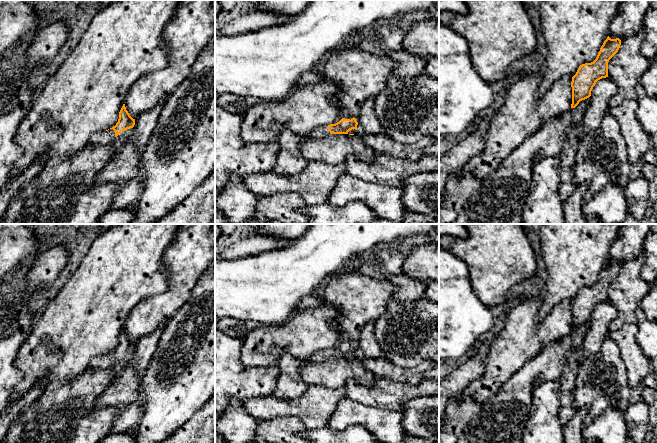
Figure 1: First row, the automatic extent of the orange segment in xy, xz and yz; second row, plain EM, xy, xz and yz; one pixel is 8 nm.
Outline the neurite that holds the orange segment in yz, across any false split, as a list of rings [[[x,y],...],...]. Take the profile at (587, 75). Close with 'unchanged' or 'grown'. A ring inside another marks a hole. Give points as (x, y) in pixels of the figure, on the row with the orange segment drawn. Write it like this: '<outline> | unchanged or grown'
[[[608,36],[596,59],[591,63],[579,66],[571,82],[571,108],[575,108],[580,101],[591,96],[591,91],[598,80],[608,77],[608,62],[618,52],[620,45],[621,40],[619,38],[611,39]]] | unchanged

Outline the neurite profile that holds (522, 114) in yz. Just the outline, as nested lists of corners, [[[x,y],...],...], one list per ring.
[[[542,71],[529,72],[515,81],[506,91],[504,104],[491,116],[490,126],[485,134],[485,147],[463,168],[462,173],[471,173],[483,181],[519,146],[534,135],[549,119],[556,118],[571,109],[572,77],[564,76],[552,84],[550,90],[540,99],[536,97]]]

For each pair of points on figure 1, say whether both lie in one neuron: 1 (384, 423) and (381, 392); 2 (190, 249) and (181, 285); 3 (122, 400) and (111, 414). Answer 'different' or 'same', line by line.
1: different
2: same
3: different

